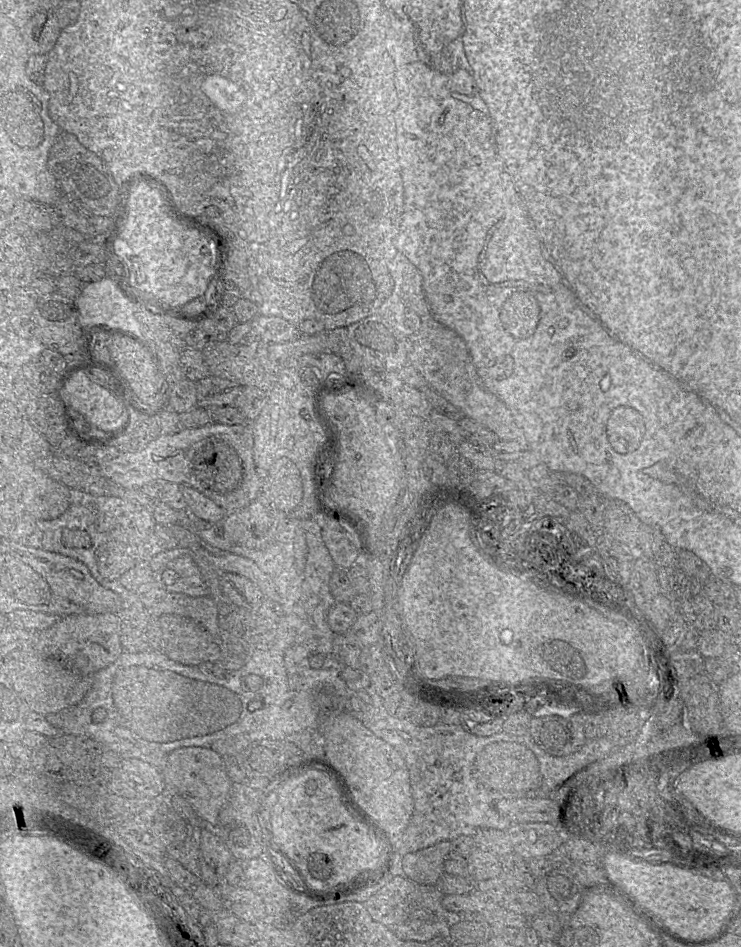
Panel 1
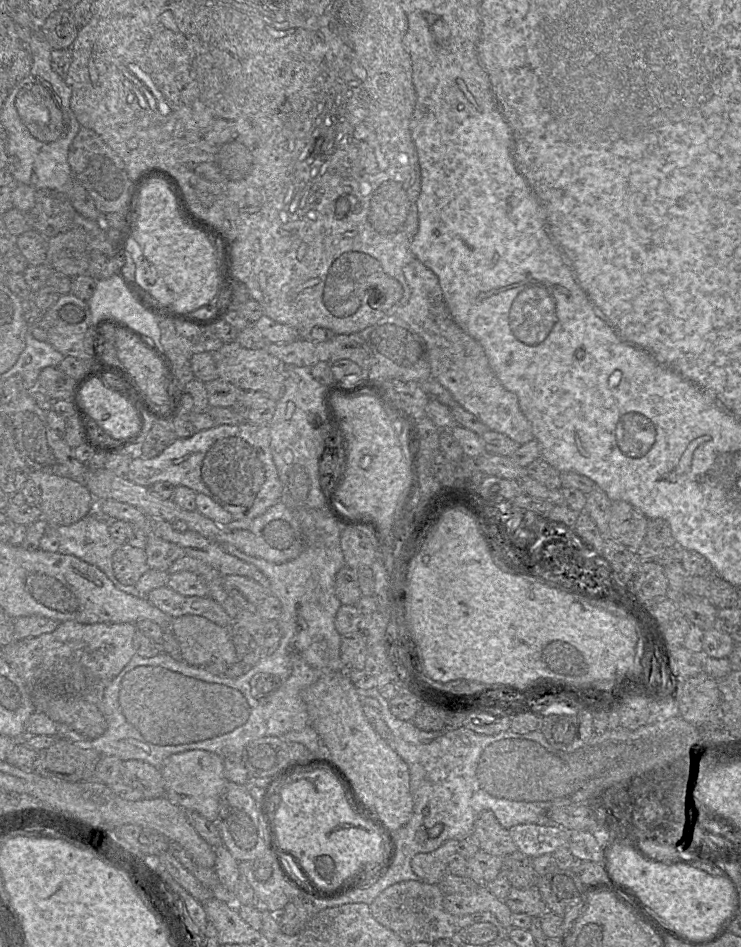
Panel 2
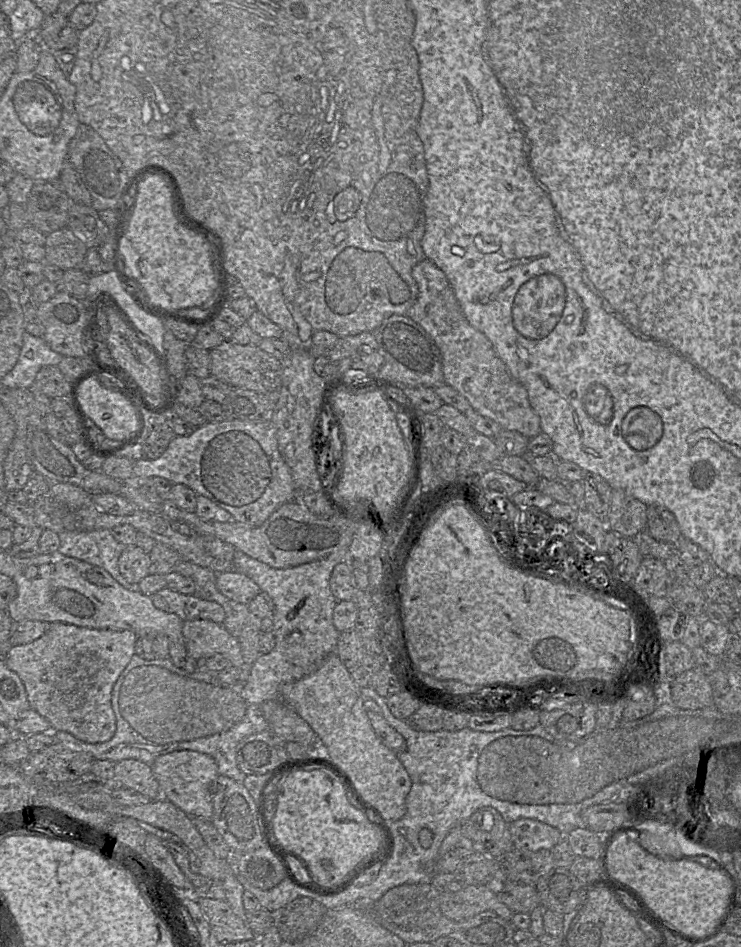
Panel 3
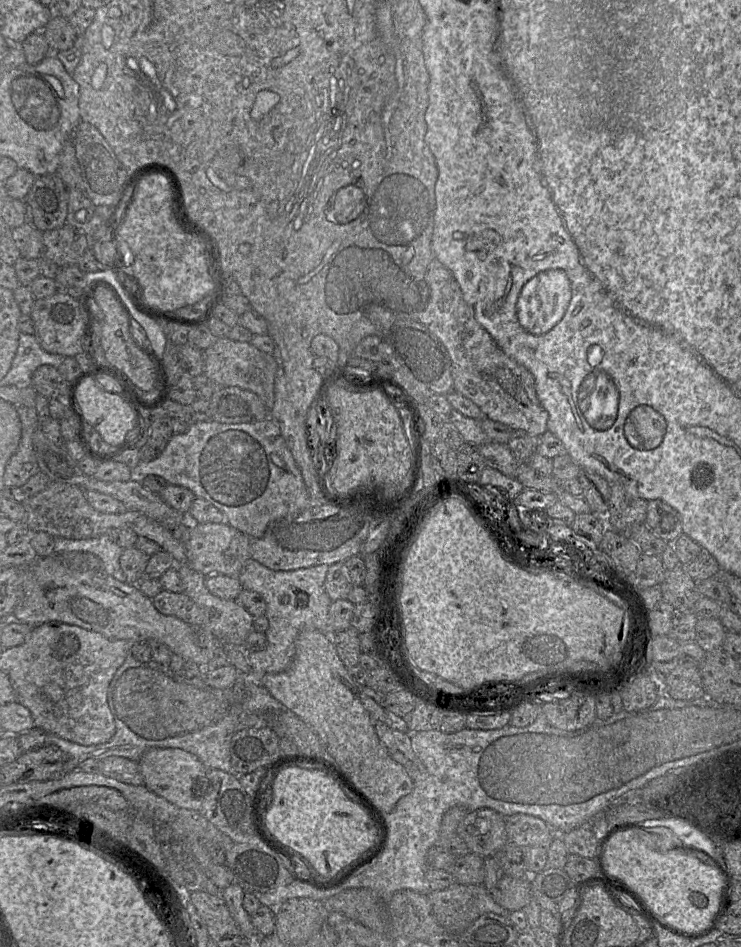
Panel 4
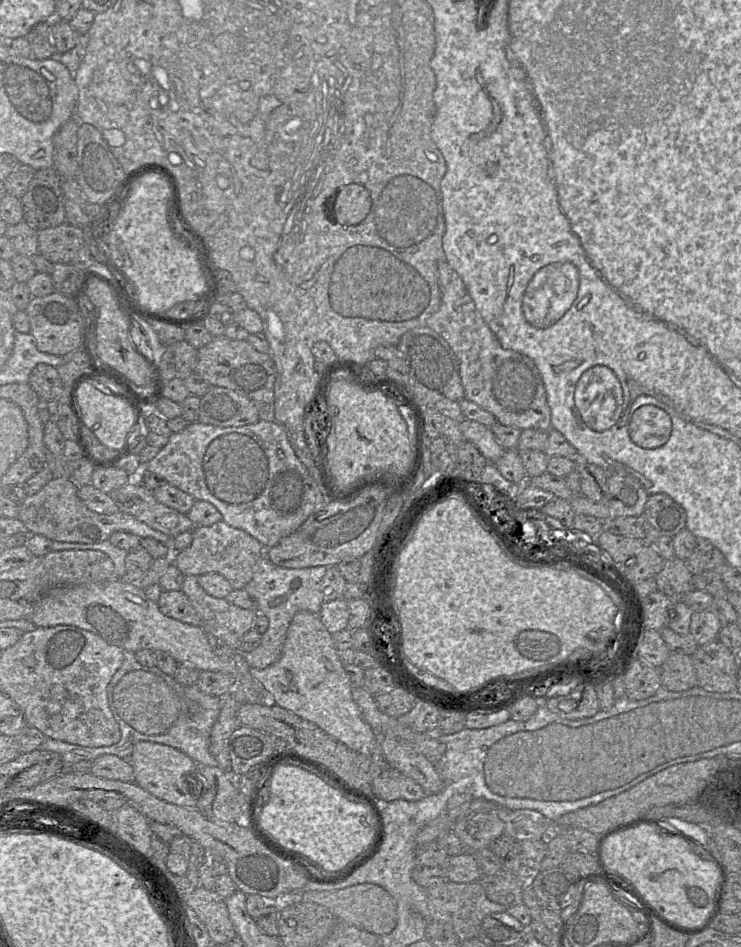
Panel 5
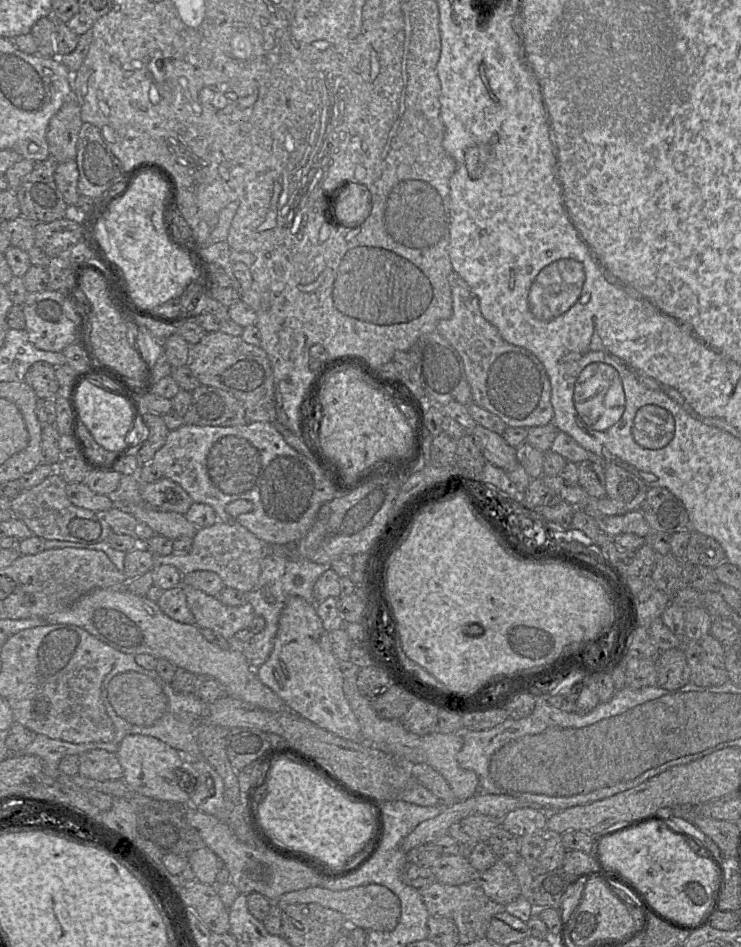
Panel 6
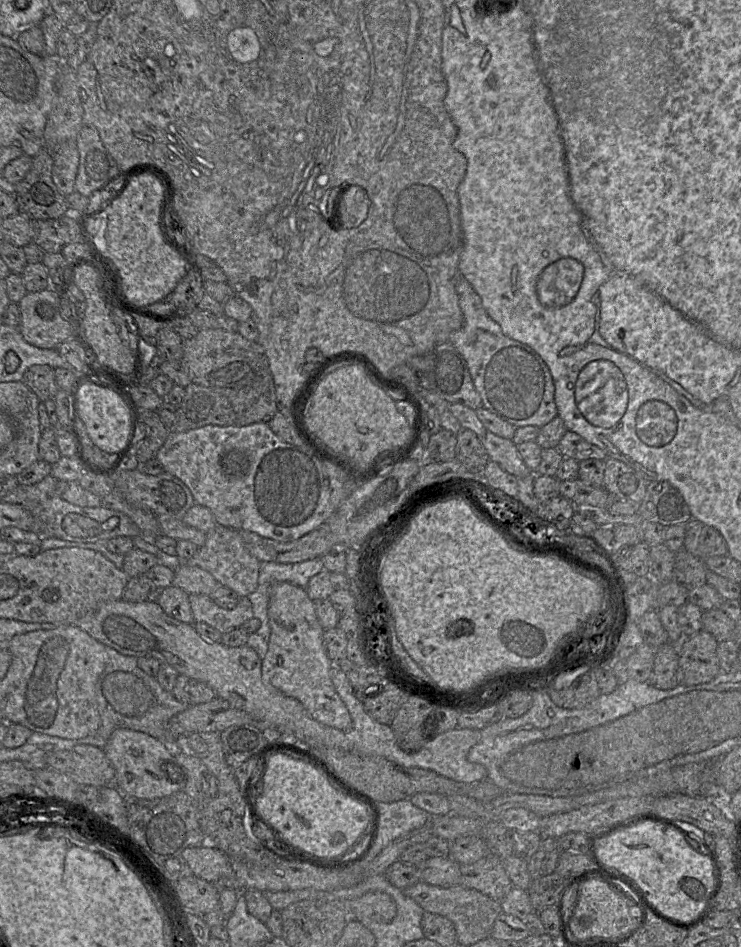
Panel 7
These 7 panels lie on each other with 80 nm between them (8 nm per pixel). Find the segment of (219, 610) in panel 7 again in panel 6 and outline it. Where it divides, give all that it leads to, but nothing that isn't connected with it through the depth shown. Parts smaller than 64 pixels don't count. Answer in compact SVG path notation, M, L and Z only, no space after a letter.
M182 585L187 604L194 616L195 625L207 628L231 639L238 631L248 629L256 614L248 602L241 606L227 606L217 597L210 596L201 590Z

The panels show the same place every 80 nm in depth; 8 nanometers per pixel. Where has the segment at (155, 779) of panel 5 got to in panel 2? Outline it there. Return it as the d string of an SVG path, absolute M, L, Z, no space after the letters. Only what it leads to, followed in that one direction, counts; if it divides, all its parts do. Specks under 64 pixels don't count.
M205 750L173 754L159 769L164 780L165 797L184 810L195 811L209 821L216 821L221 794L228 782L224 776L223 761L217 754Z

